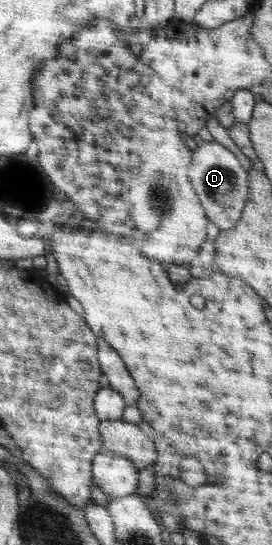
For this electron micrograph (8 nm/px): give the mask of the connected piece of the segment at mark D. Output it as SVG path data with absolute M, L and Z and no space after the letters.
M205 141L192 151L188 177L206 212L206 217L221 231L231 231L241 218L249 196L248 172L241 167L237 156L217 141Z

